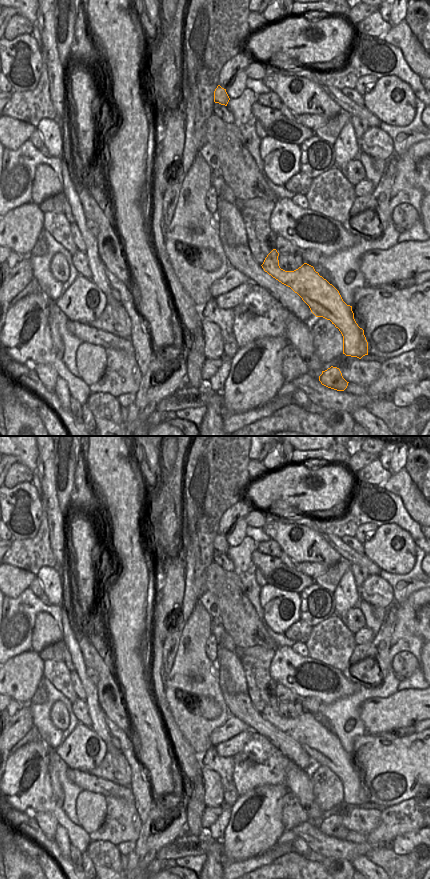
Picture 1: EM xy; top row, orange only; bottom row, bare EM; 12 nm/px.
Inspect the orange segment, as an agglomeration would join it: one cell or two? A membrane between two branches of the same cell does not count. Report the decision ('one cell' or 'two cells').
two cells

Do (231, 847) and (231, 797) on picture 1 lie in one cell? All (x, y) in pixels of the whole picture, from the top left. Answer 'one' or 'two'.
two

